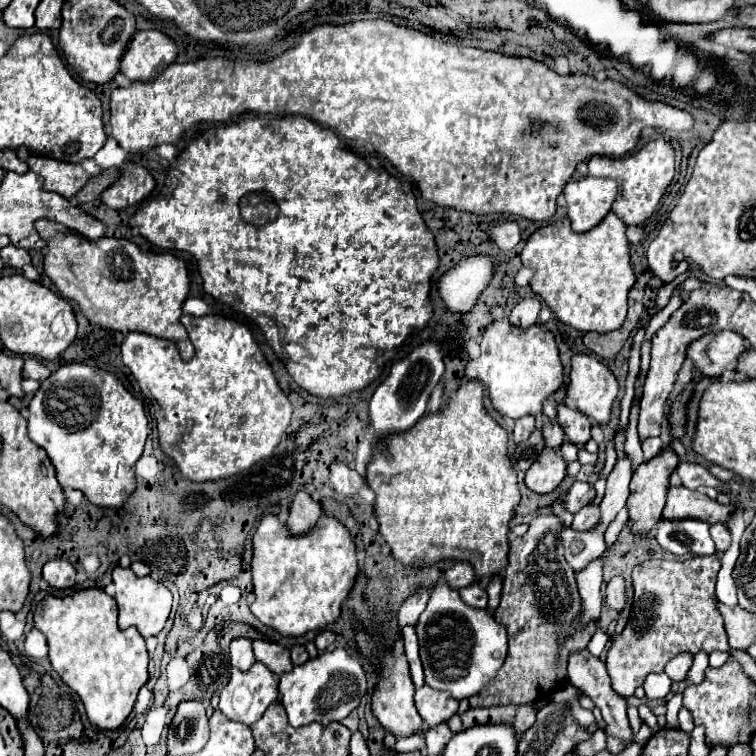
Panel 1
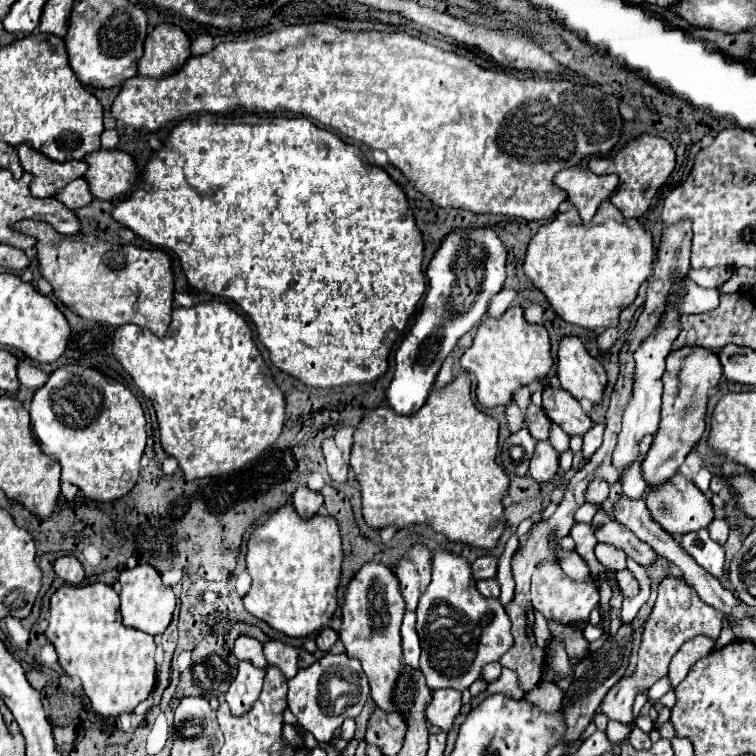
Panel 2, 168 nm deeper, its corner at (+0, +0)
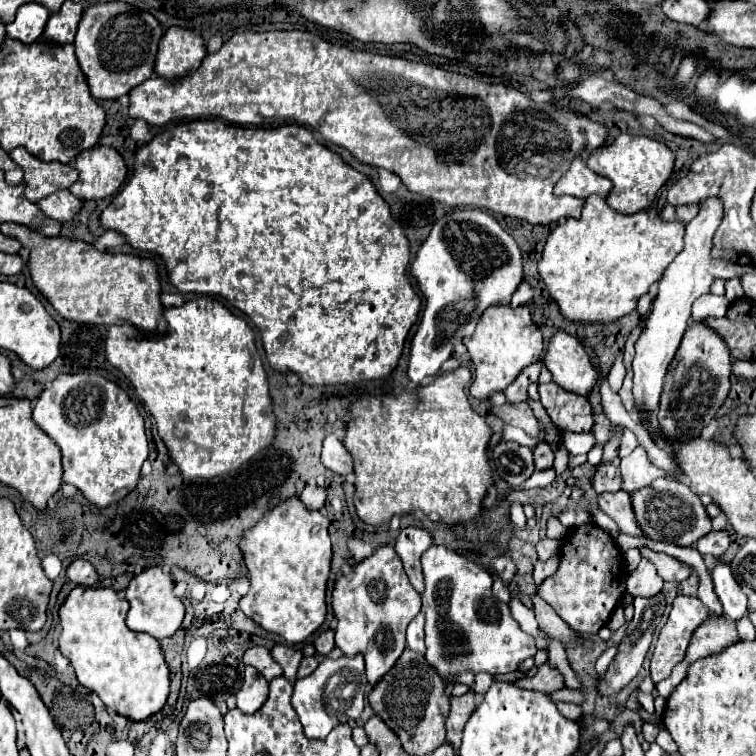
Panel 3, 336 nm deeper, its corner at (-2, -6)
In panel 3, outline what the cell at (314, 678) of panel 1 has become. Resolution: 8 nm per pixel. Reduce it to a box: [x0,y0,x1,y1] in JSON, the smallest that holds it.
[291,654,367,738]

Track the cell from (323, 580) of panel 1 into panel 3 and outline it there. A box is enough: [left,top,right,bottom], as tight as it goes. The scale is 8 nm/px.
[239,496,331,644]

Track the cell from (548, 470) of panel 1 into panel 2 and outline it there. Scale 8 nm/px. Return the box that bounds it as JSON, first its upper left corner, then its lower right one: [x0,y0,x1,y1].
[529,442,559,484]

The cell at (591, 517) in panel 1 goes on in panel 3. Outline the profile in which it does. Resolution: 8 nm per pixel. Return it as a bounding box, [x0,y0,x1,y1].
[641,548,693,580]

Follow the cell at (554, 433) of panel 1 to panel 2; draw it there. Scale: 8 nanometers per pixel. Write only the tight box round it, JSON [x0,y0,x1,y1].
[527,404,551,440]

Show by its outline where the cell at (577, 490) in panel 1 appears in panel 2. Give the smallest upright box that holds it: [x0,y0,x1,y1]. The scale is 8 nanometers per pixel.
[585,478,609,504]

